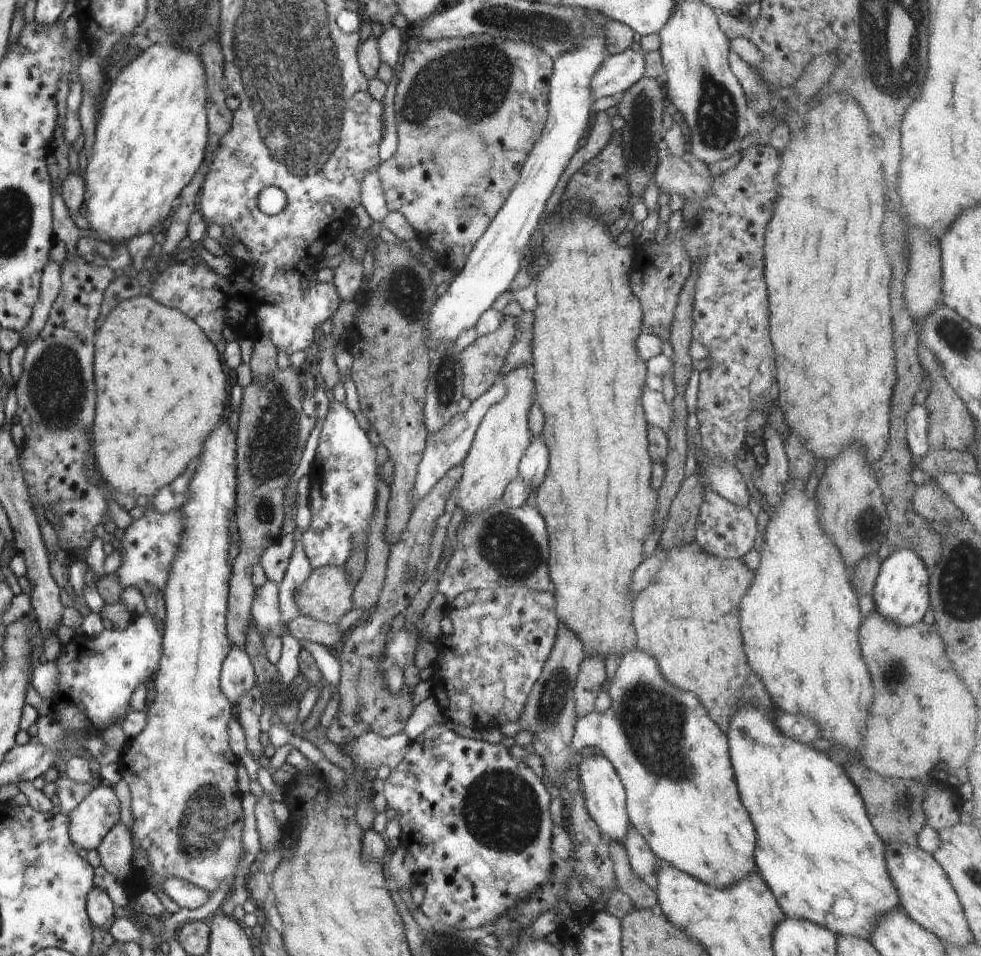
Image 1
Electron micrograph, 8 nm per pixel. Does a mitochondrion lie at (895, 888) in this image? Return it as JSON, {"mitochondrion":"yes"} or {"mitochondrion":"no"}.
{"mitochondrion":"no"}

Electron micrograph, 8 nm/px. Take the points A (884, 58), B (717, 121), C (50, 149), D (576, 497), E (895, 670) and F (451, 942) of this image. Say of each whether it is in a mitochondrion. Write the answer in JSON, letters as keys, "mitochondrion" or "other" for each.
{"A":"mitochondrion","B":"mitochondrion","C":"other","D":"other","E":"mitochondrion","F":"mitochondrion"}

